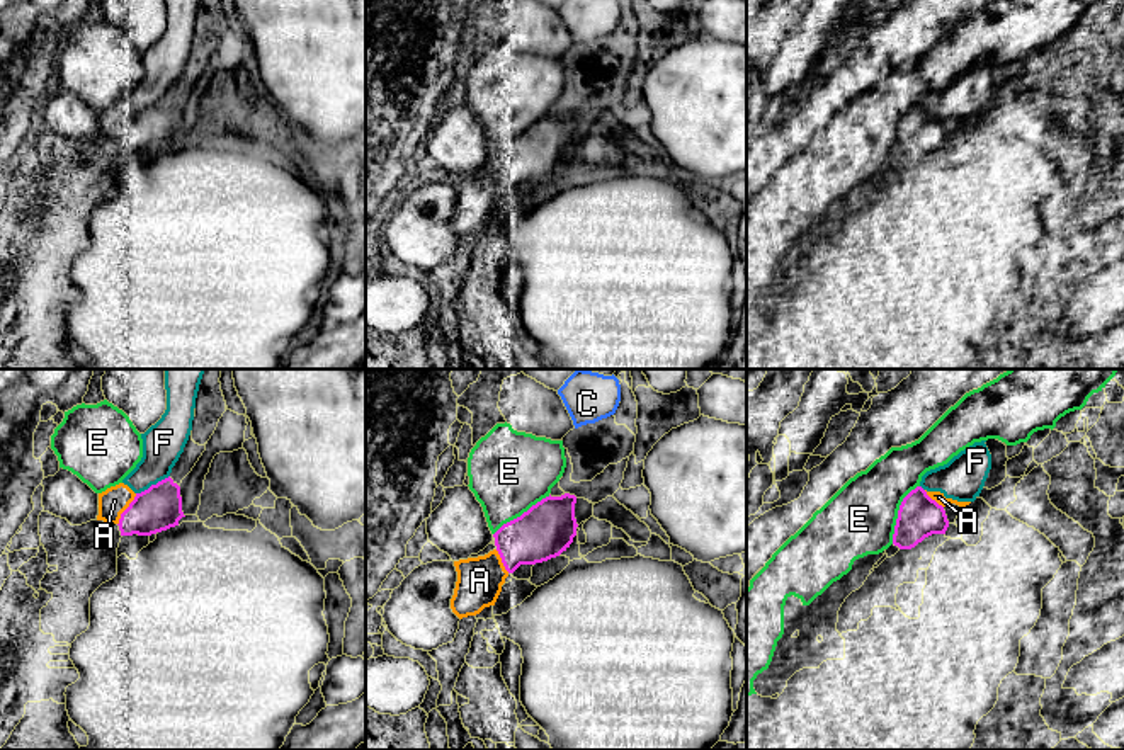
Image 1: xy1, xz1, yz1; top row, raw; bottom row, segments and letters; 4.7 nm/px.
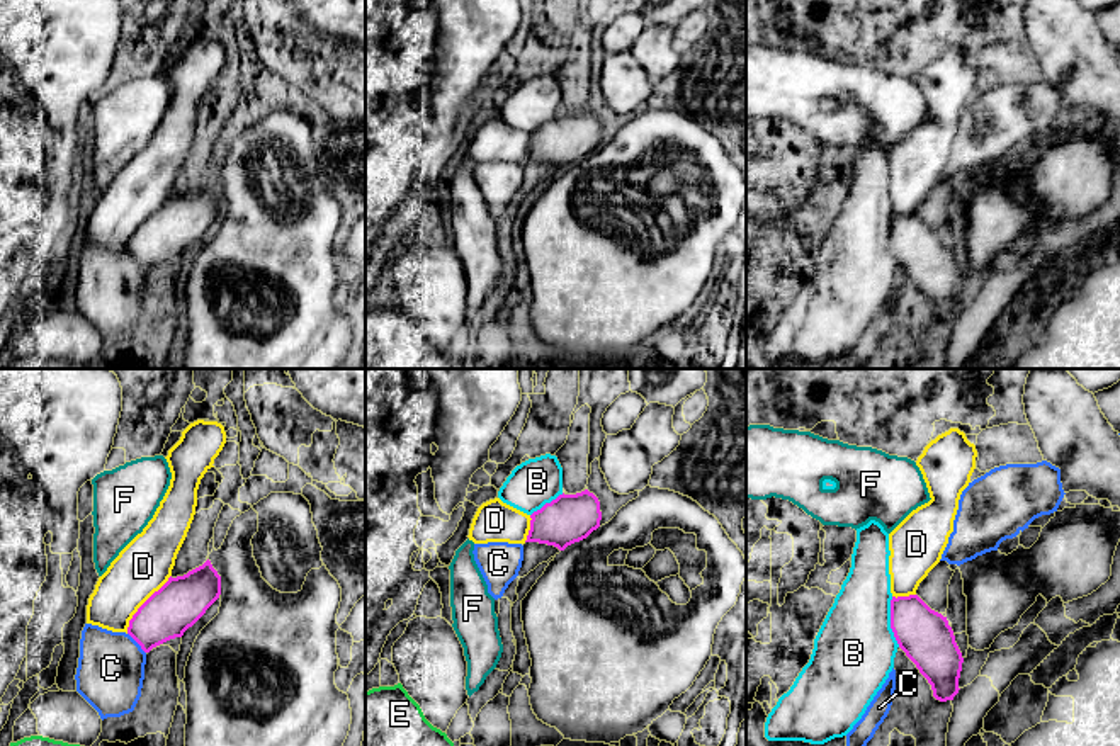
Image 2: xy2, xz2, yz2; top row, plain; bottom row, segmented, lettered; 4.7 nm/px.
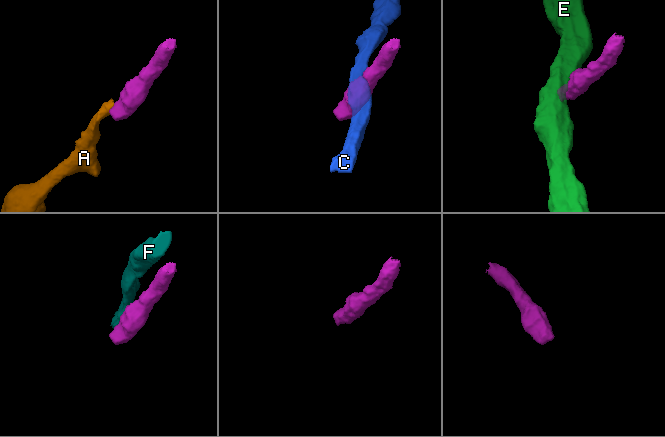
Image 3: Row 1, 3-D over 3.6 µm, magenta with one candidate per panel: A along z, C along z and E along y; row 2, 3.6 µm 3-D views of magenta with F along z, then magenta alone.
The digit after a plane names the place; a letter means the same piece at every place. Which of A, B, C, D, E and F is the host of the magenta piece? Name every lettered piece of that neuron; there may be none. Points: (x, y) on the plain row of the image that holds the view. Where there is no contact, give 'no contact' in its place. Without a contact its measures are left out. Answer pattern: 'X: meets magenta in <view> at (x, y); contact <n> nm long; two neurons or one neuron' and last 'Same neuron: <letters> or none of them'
A: meets magenta in xy1 at (126, 128); contact 180 nm long; one neuron
B: meets magenta in yz2 at (891, 242); contact 240 nm long; two neurons
C: meets magenta in xy2 at (136, 260); contact 130 nm long; two neurons
D: meets magenta in xy2 at (143, 223); contact 360 nm long; two neurons
E: meets magenta in yz1 at (898, 133); contact 300 nm long; two neurons
F: meets magenta in xy1 at (152, 104); contact 180 nm long; two neurons
Same neuron: A

